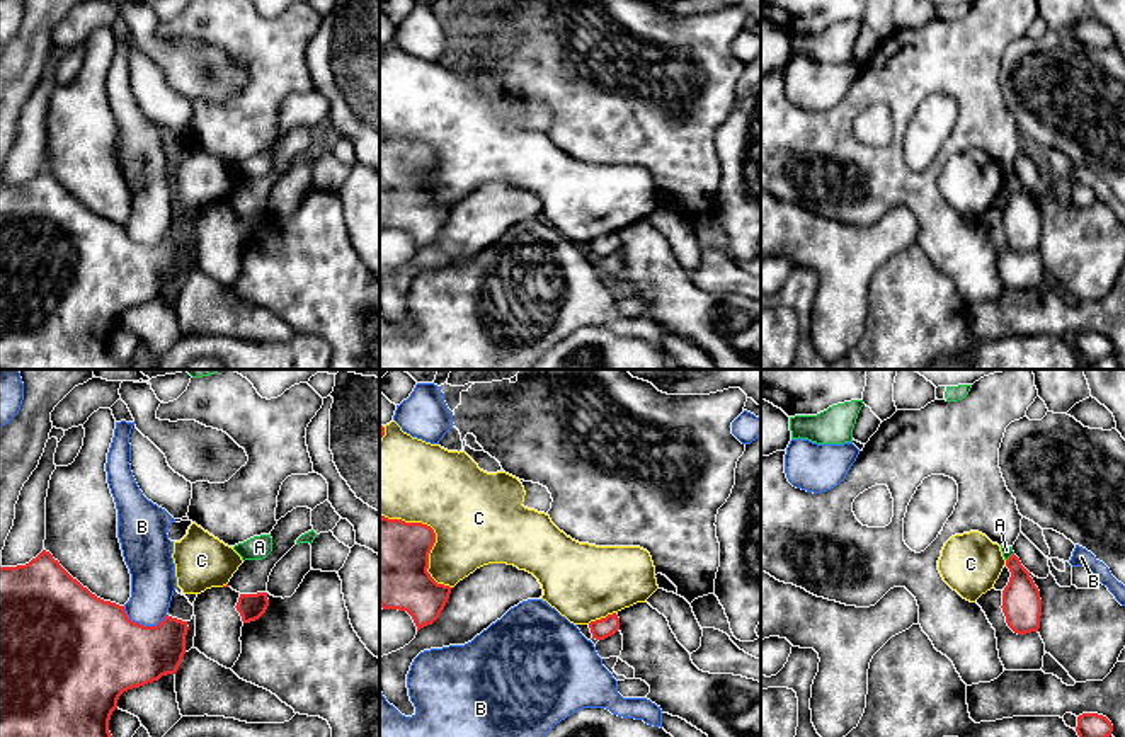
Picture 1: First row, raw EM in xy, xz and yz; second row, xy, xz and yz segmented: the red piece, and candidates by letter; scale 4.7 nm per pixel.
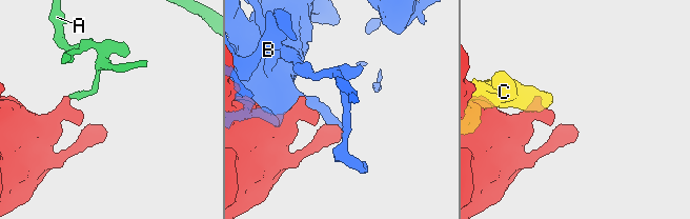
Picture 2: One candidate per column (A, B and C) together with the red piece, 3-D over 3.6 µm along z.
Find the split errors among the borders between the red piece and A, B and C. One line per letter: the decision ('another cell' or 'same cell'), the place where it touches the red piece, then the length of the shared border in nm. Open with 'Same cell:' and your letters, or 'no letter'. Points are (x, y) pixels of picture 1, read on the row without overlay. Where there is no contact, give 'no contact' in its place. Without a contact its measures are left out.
Same cell: no letter
A: another cell; contact yz (1010, 176); length 60 nm
B: another cell; contact xy (142, 244); length 220 nm
C: another cell; contact xz (434, 157); length 480 nm

